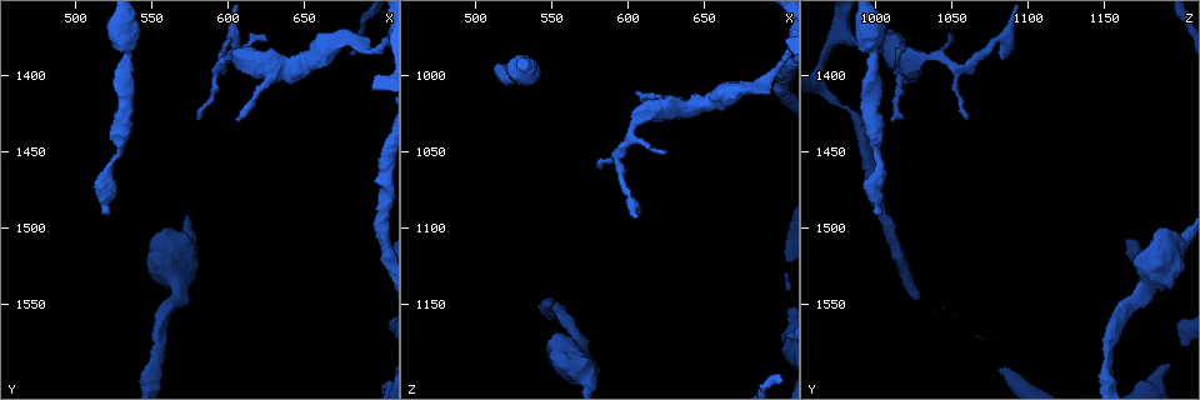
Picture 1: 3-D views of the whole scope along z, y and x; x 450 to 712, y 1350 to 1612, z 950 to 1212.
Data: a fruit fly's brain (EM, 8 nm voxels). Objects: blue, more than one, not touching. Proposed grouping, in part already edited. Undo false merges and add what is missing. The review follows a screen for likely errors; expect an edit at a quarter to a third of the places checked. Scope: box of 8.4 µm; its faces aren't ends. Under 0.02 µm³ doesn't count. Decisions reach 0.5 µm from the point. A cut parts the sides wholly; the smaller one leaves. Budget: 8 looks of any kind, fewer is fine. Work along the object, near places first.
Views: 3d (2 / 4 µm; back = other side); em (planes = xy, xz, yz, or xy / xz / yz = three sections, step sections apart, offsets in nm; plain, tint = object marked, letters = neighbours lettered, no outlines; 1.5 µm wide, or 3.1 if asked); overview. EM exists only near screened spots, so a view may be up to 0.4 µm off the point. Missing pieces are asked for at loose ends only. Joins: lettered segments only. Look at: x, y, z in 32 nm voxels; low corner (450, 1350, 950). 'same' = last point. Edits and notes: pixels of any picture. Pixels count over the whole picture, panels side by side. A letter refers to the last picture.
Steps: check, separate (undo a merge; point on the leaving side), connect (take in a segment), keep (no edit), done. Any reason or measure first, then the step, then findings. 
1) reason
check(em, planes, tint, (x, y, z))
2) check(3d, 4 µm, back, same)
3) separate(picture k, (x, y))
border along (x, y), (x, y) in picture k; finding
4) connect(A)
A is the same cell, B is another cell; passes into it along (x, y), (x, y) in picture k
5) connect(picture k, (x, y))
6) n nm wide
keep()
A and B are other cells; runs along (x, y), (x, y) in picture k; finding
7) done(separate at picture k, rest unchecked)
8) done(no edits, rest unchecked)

thin end
check(em, planes, letters, (606, 1390, 1084))

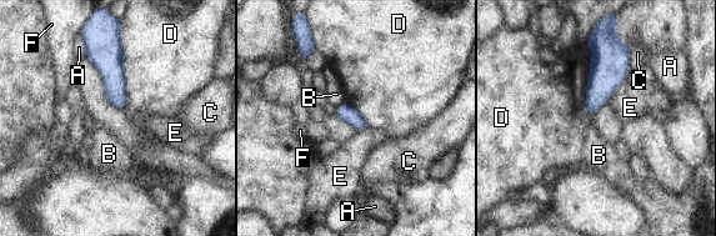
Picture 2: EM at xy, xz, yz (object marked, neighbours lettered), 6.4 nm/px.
D touches over 500 nm
keep()
A, B, C, D, E and F are other cells; border along (120, 33), (128, 100), (125, 109) in picture 2; none of them fits

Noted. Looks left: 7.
branch stops here
check(em, xz, step 4, letters, (608, 1428, 1010))

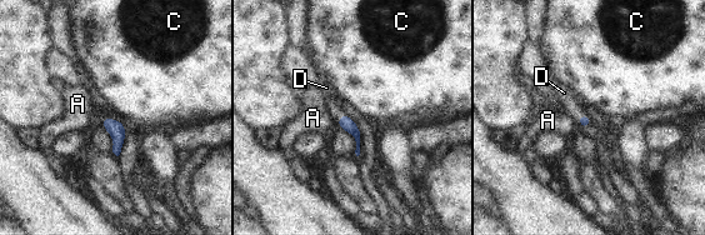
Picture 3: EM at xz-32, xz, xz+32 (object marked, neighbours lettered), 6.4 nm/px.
A touches over 100 nm
connect(D)
D is the same cell, A and C are other cells; it goes on there

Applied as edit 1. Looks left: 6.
long arm stops here
check(em, planes, letters, (520, 1492, 1004))

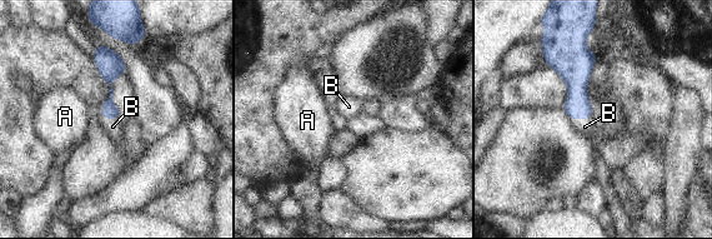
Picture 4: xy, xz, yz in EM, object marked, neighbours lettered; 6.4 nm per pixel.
110 nm wide
connect(B)
B is the same cell, A is another cell; passes into it along (109, 110), (105, 118), (113, 127) in picture 4; it goes on there

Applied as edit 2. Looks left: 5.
done(connect at picture 3, connect at picture 4, rest unchecked)

